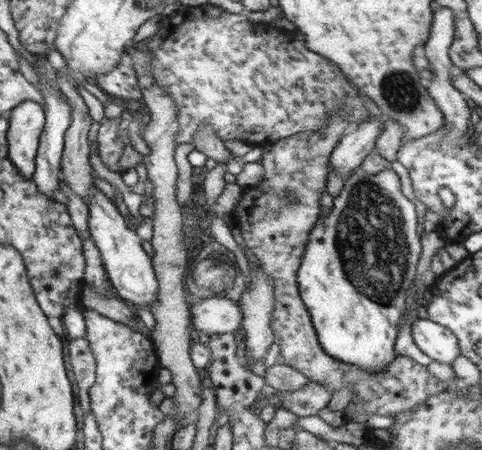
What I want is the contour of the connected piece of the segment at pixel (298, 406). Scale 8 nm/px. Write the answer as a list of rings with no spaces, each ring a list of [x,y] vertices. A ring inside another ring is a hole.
[[[308,379],[308,384],[294,392],[272,392],[280,397],[279,408],[301,416],[316,416],[331,400],[330,390]]]

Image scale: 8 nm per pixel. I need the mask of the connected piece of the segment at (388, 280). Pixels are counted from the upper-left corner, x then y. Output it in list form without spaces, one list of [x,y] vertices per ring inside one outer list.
[[[360,167],[356,168],[348,178],[344,179],[345,181],[340,194],[333,198],[332,210],[326,216],[319,216],[312,230],[309,232],[309,239],[306,243],[306,248],[301,258],[301,265],[297,272],[297,285],[301,299],[304,301],[307,311],[310,313],[320,346],[323,346],[323,349],[331,357],[334,357],[336,362],[342,362],[346,366],[360,367],[362,372],[368,372],[368,374],[380,374],[380,372],[386,372],[388,366],[398,356],[394,352],[394,343],[396,342],[396,336],[398,336],[399,331],[398,323],[406,310],[406,291],[410,289],[410,284],[413,284],[414,268],[416,268],[416,262],[414,260],[410,262],[410,256],[412,256],[410,246],[412,246],[412,242],[418,242],[420,244],[420,238],[418,238],[418,234],[416,233],[416,228],[418,228],[416,209],[414,208],[414,203],[402,193],[400,189],[400,178],[393,169],[382,170],[378,174],[367,174]]]

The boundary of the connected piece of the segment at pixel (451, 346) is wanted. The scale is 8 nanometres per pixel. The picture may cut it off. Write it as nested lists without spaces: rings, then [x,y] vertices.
[[[417,319],[412,322],[411,334],[414,344],[434,362],[451,365],[458,355],[462,355],[454,334],[431,320]]]

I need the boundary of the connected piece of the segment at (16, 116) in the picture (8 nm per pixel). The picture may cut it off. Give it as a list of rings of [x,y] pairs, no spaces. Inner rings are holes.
[[[24,101],[7,113],[7,117],[10,162],[13,162],[23,177],[32,179],[40,135],[45,123],[43,106],[34,101]]]

